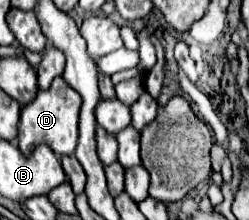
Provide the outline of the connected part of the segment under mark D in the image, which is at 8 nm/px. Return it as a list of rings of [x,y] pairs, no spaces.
[[[56,77],[46,91],[38,91],[36,99],[22,107],[20,111],[20,125],[18,125],[18,147],[24,155],[30,155],[32,149],[40,143],[46,143],[56,155],[72,155],[76,149],[78,137],[78,115],[80,115],[80,95],[70,89],[70,85]]]

